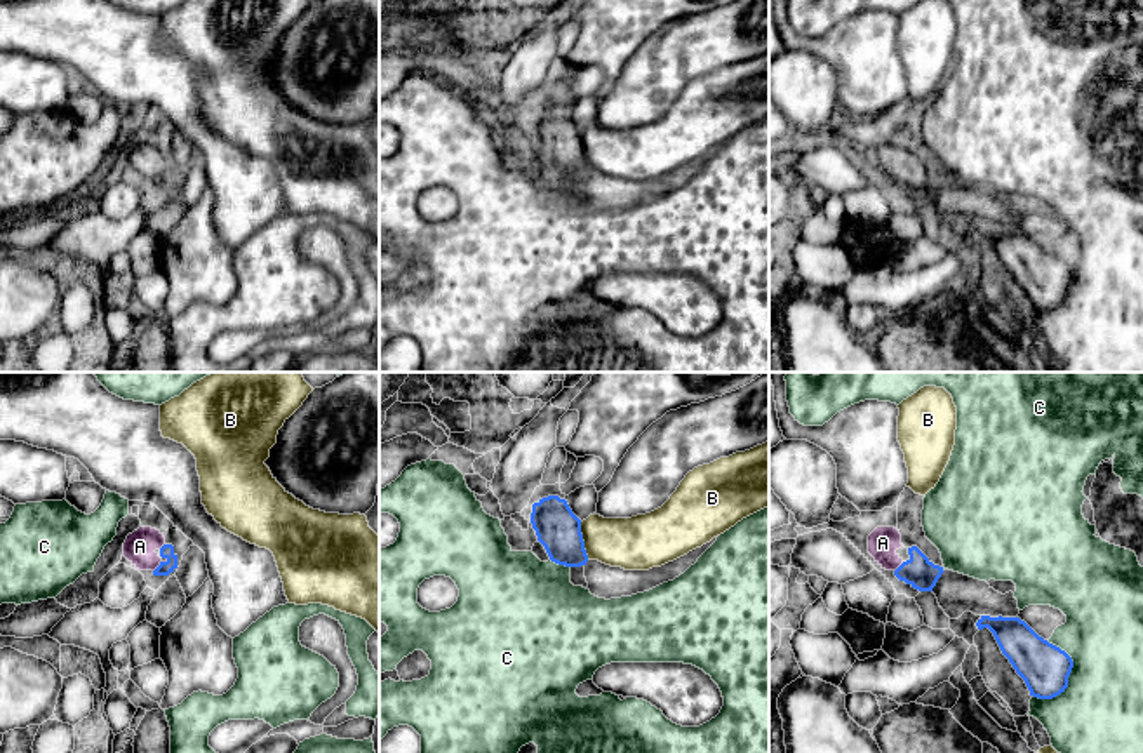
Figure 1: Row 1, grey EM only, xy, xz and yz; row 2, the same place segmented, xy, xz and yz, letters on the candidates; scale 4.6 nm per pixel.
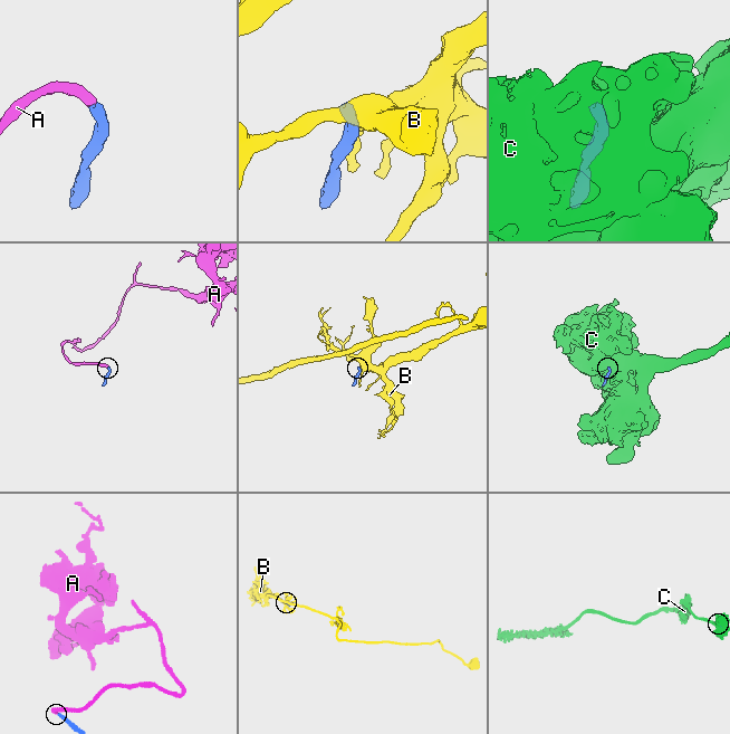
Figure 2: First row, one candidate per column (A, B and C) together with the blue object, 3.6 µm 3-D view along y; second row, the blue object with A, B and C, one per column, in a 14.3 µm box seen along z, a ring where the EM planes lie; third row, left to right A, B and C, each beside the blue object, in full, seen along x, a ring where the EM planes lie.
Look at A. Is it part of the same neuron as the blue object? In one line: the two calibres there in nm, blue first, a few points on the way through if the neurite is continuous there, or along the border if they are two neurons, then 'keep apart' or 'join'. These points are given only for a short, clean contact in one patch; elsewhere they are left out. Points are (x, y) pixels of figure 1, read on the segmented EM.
60 nm thick on the blue side, 150 nm on the other; runs through xy (167, 550), (167, 560), (159, 566), (140, 546); join

